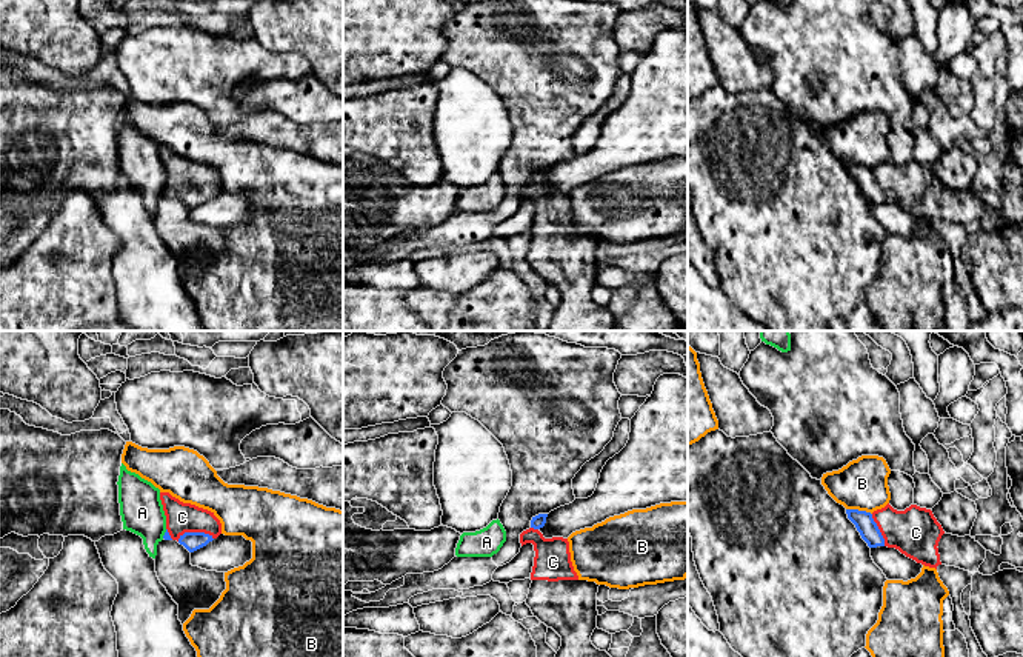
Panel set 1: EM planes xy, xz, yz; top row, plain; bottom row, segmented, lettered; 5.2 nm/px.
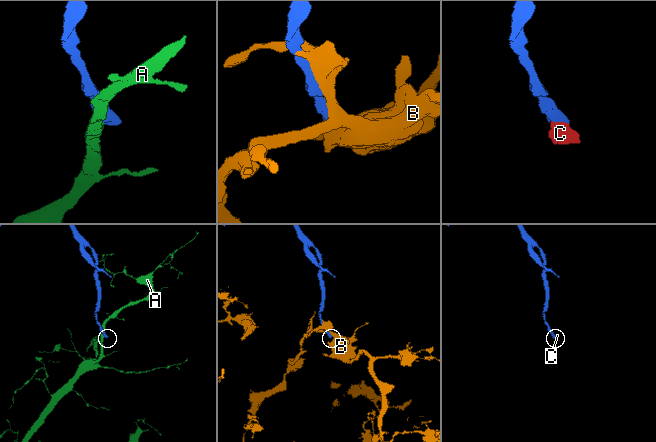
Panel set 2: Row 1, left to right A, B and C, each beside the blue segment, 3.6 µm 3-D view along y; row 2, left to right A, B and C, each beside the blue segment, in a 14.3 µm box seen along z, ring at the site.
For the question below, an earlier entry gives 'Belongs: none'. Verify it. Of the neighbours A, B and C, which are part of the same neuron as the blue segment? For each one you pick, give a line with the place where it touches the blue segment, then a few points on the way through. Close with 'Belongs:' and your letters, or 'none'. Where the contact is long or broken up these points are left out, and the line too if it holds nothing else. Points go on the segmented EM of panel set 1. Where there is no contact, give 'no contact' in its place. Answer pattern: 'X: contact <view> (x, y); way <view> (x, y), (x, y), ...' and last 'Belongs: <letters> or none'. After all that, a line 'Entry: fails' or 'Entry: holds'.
C: contact xy (194, 533); way xy (191, 540), (194, 533), (182, 517)
Belongs: C
Entry: fails

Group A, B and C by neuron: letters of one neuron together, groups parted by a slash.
A / B / C

